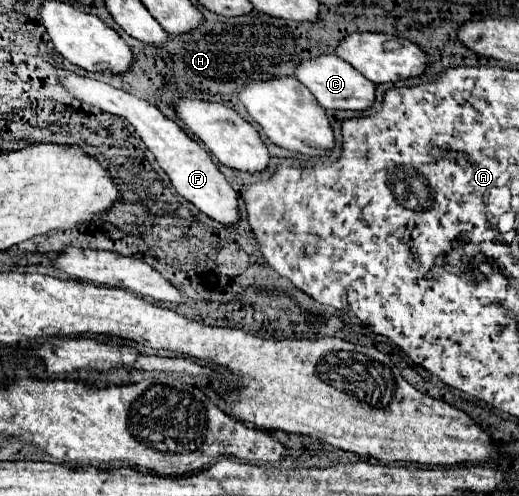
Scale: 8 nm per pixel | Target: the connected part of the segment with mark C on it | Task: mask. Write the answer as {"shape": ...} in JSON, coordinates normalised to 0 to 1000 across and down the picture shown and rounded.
{"shape":[[[617,111],[613,119],[586,123],[570,135],[570,159],[586,167],[597,188],[613,200],[624,220],[674,220],[674,224],[705,224],[717,216],[724,200],[724,171],[709,163],[694,143],[686,143],[674,127],[655,119],[651,111]]]}

